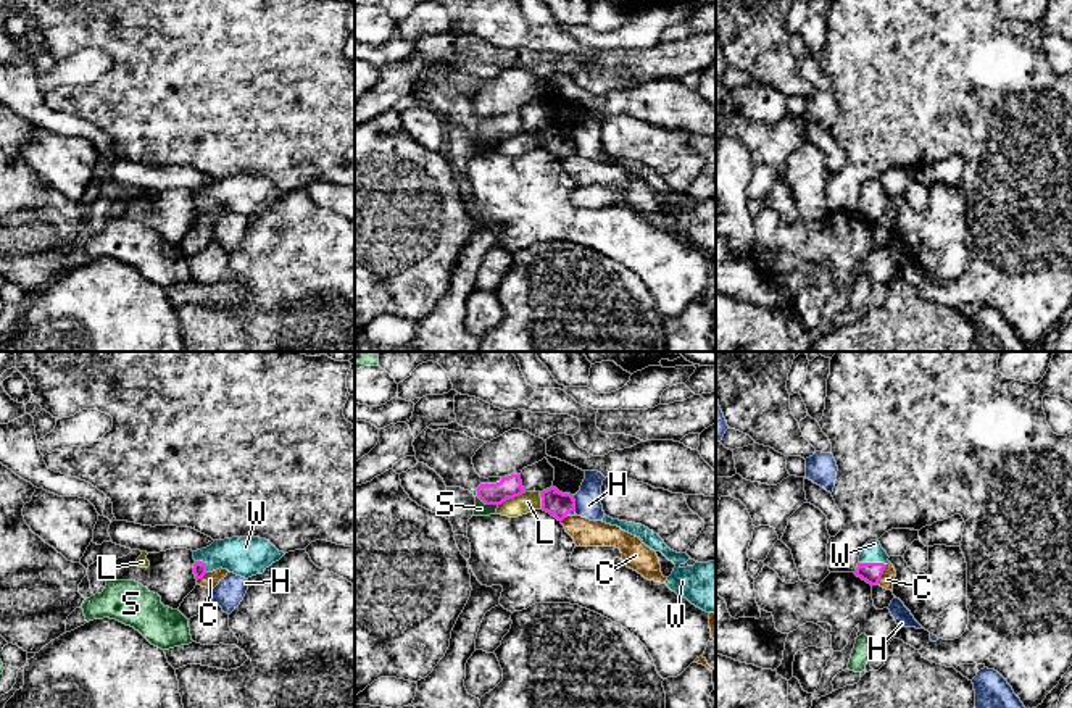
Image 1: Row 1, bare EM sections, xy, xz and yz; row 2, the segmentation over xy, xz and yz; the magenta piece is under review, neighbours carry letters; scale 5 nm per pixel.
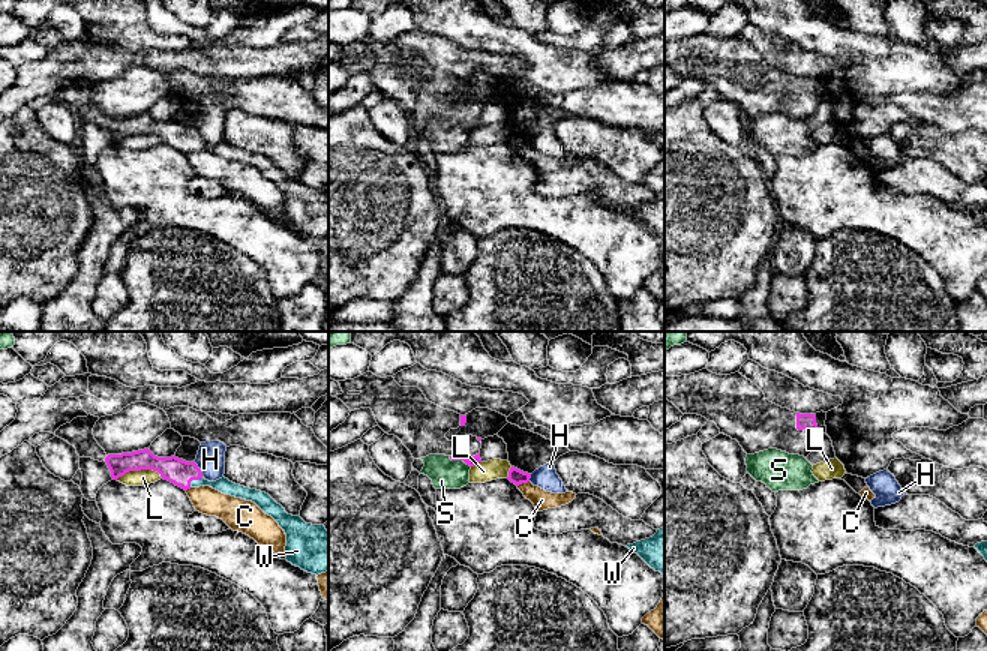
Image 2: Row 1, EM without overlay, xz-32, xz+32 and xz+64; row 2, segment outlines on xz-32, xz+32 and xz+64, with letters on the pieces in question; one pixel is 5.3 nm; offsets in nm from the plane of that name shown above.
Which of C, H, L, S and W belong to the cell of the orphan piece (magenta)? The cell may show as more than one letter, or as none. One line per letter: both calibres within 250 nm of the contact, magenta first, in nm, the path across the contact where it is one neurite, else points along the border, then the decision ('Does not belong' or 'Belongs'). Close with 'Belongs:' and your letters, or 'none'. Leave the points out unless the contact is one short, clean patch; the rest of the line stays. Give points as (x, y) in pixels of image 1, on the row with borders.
C: Thickness 100 nm (magenta) against 70 nm. Boundary: yz (887, 565), (876, 584). Does not belong
H: Thickness 120 nm (magenta) against 130 nm. Boundary: xz (573, 495), (576, 510). Does not belong
L: Thickness 110 nm (magenta) against 100 nm. Boundary: xz (526, 492), (510, 497), (498, 505). Does not belong
S: Thickness 110 nm (magenta) against 70 nm. Boundary: xz (476, 489), (476, 494), (486, 503), (497, 505). Does not belong
W: Thickness 100 nm (magenta) against 110 nm. Path across: yz (871, 573), (872, 563), (872, 552). Belongs
Belongs: W

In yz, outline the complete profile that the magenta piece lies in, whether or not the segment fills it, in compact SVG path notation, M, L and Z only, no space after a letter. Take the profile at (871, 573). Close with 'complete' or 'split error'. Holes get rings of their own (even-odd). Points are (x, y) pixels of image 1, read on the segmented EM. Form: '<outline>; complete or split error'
M870 540L861 548L859 563L854 571L858 577L870 585L877 585L888 561L887 552L879 540Z; split error

